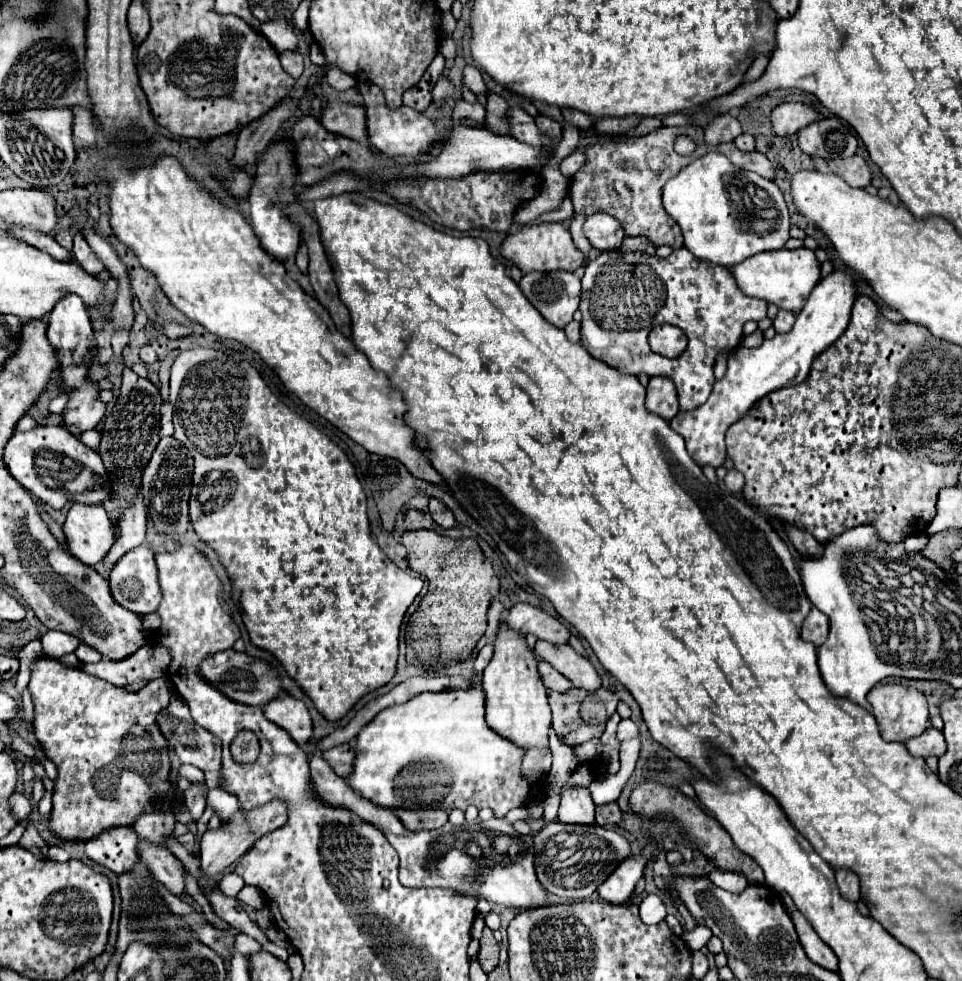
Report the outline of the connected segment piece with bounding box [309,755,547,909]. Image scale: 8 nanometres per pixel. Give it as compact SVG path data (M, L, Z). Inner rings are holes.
M321 755L309 759L311 785L315 795L329 803L331 807L343 807L359 815L365 823L377 827L387 841L397 849L401 867L399 883L405 887L447 887L453 891L463 891L465 895L475 895L493 903L501 903L515 909L531 909L547 905L547 891L537 881L533 867L533 835L521 837L513 825L505 819L489 819L465 825L443 825L433 831L407 831L393 809L369 803L355 789L347 785L345 779L335 775ZM437 841L437 853L433 853L433 843Z

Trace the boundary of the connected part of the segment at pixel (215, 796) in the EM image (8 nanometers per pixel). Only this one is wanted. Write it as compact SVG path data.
M211 789L207 793L207 805L213 807L213 811L221 815L223 823L225 823L225 819L229 819L239 809L237 797L227 793L227 791L221 791L221 789Z

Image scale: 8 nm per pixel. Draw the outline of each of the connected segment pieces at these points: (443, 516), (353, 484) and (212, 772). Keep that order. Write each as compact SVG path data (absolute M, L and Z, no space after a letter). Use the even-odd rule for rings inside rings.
M431 499L429 501L429 513L433 517L433 521L443 527L443 529L451 529L455 525L455 519L453 519L453 513L437 499Z
M191 349L179 353L173 367L171 367L171 395L169 401L173 403L173 425L175 425L175 439L183 441L187 451L195 461L193 471L193 485L191 485L191 499L189 499L189 515L191 525L199 539L207 543L223 563L229 579L231 579L231 595L239 605L243 623L247 627L249 639L255 647L273 653L287 675L297 681L297 685L307 693L313 701L315 709L329 721L343 719L353 705L367 693L387 685L397 669L397 655L399 655L399 629L405 617L405 611L419 595L423 581L401 571L393 561L389 561L387 571L387 555L379 549L379 545L371 539L371 529L367 521L367 503L363 487L355 475L355 467L351 465L345 451L335 445L327 435L315 429L309 421L299 417L291 411L285 403L281 403L273 391L267 387L259 371L247 361L237 355L235 349Z
M181 695L171 697L169 709L165 709L161 715L157 715L157 725L161 727L165 739L169 741L171 749L179 755L179 759L183 763L191 763L191 765L199 767L205 775L205 783L208 788L219 787L219 783L223 781L223 777L221 777L221 739L213 737L211 733L201 729L195 721L191 721L189 707Z

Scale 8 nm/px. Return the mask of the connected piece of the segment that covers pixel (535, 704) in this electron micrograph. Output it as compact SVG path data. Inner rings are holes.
M505 623L499 625L493 649L493 659L483 671L483 691L487 695L487 723L493 731L511 739L519 747L543 747L545 751L545 747L549 745L547 733L551 729L551 709L533 649L529 649L525 637L519 631L513 631Z

